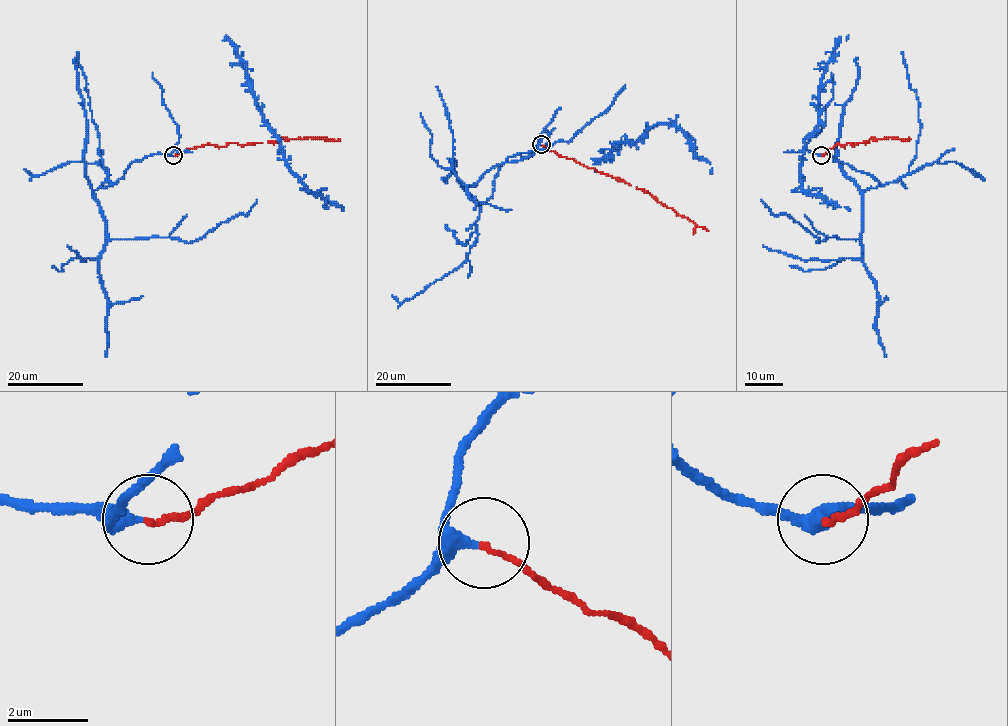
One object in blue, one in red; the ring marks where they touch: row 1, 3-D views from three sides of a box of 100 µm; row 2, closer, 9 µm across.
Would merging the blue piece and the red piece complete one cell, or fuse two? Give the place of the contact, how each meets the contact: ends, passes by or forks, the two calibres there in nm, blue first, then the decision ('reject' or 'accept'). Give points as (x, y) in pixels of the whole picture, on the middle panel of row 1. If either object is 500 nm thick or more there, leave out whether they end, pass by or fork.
(541, 144) | blue passes by | red ends | 280/140 nm | accept

